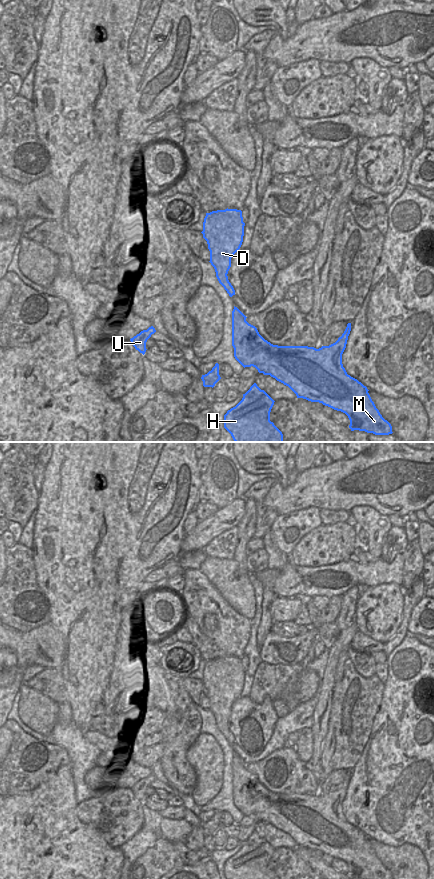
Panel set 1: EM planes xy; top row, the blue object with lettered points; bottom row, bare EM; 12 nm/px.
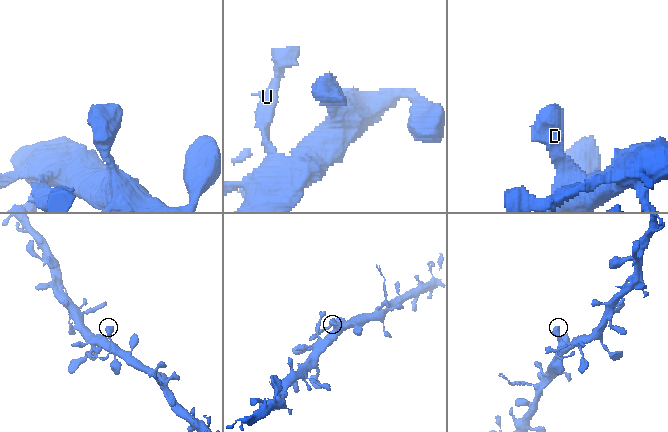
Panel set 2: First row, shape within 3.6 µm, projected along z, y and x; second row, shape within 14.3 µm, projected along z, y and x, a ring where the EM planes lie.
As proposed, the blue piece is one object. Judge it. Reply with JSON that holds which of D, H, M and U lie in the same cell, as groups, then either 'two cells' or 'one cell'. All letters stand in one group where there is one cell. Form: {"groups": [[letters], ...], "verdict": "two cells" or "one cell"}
{"groups": [["D", "H", "M", "U"]], "verdict": "one cell"}

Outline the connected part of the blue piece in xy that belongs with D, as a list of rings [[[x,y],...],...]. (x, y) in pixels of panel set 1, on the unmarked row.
[[[225,657],[206,661],[203,670],[203,686],[210,699],[210,711],[214,715],[219,731],[230,745],[235,738],[228,728],[232,704],[240,697],[244,674],[242,659]]]

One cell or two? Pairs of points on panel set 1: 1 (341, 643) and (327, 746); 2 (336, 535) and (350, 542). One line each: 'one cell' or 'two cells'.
1: two cells
2: one cell

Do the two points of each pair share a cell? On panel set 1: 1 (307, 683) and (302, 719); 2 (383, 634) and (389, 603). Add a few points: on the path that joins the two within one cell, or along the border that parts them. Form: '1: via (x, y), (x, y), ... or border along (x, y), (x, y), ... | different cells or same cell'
1: border along (319, 684), (310, 698), (299, 703), (285, 716) | different cells
2: via (383, 626), (383, 611) | same cell

